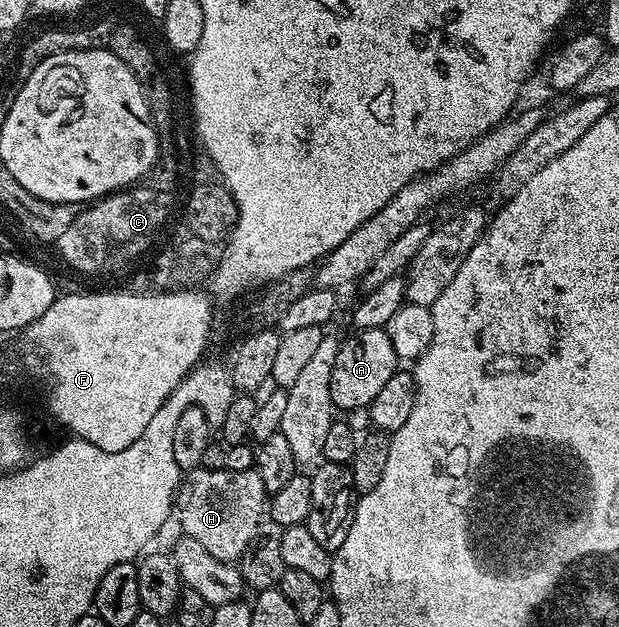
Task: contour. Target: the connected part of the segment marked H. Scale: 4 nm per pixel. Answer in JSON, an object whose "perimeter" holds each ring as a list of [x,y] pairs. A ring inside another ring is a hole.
{"perimeter":[[[255,468],[246,472],[234,472],[233,470],[189,470],[183,475],[182,481],[176,491],[174,499],[174,514],[178,519],[180,517],[180,526],[185,535],[194,540],[198,540],[198,544],[202,544],[202,548],[206,548],[206,552],[210,552],[210,556],[218,556],[218,560],[223,562],[235,563],[242,556],[242,552],[246,552],[246,544],[250,544],[250,540],[254,540],[254,532],[260,527],[262,519],[266,514],[266,495],[264,485],[258,476]],[[212,488],[218,488],[218,492],[212,496]]]}

